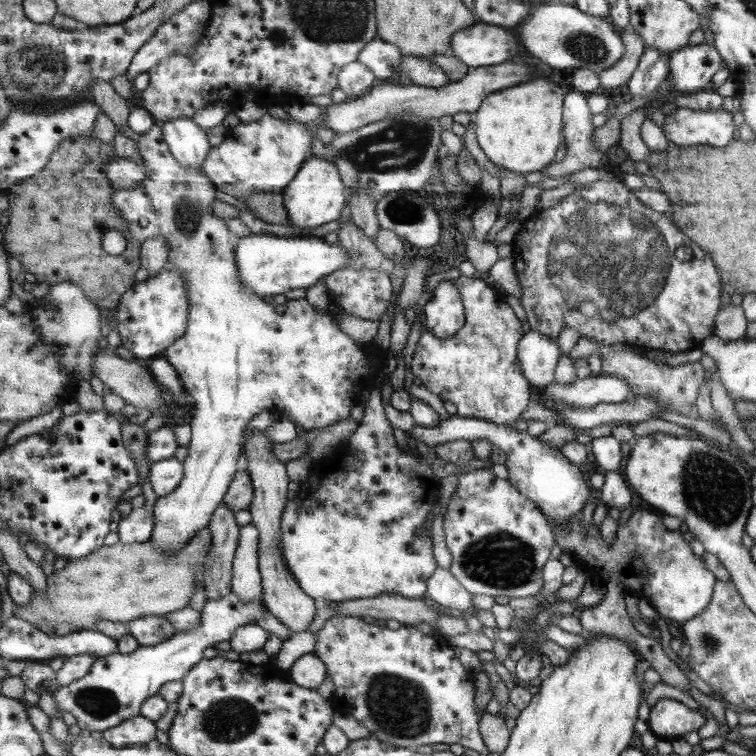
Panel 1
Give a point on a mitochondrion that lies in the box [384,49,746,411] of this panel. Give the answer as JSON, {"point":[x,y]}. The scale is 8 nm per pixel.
{"point":[605,261]}

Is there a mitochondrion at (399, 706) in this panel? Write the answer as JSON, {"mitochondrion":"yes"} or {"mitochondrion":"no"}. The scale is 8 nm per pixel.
{"mitochondrion":"yes"}

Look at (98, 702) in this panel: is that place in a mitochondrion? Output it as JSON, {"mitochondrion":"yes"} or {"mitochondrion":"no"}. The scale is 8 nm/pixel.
{"mitochondrion":"yes"}

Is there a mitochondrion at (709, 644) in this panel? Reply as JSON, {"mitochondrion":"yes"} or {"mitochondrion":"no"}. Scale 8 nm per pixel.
{"mitochondrion":"yes"}

